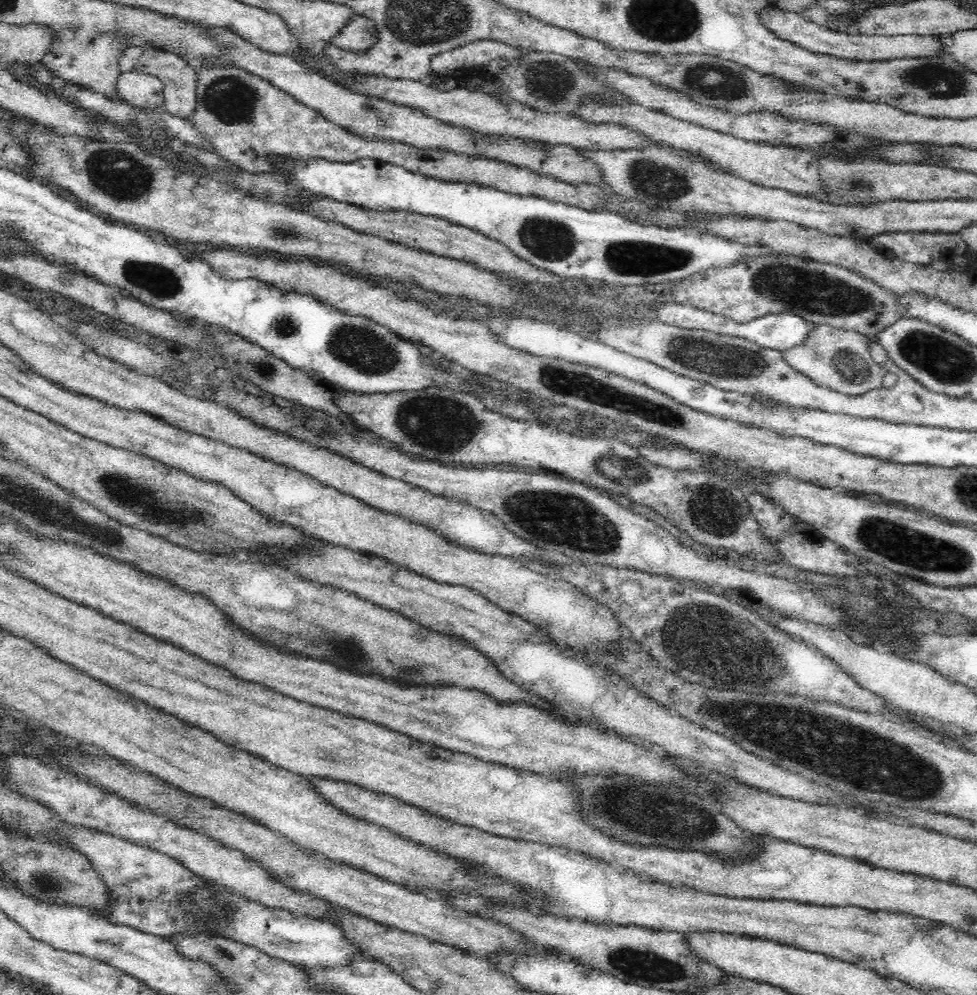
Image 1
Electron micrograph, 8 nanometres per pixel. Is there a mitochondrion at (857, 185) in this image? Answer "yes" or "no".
yes

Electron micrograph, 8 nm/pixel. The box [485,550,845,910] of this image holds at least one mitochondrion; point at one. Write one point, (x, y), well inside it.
(705, 641)

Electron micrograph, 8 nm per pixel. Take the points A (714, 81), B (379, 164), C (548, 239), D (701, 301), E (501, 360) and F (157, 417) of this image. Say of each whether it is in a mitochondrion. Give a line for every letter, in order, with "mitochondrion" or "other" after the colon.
A: mitochondrion
B: other
C: mitochondrion
D: other
E: other
F: other

